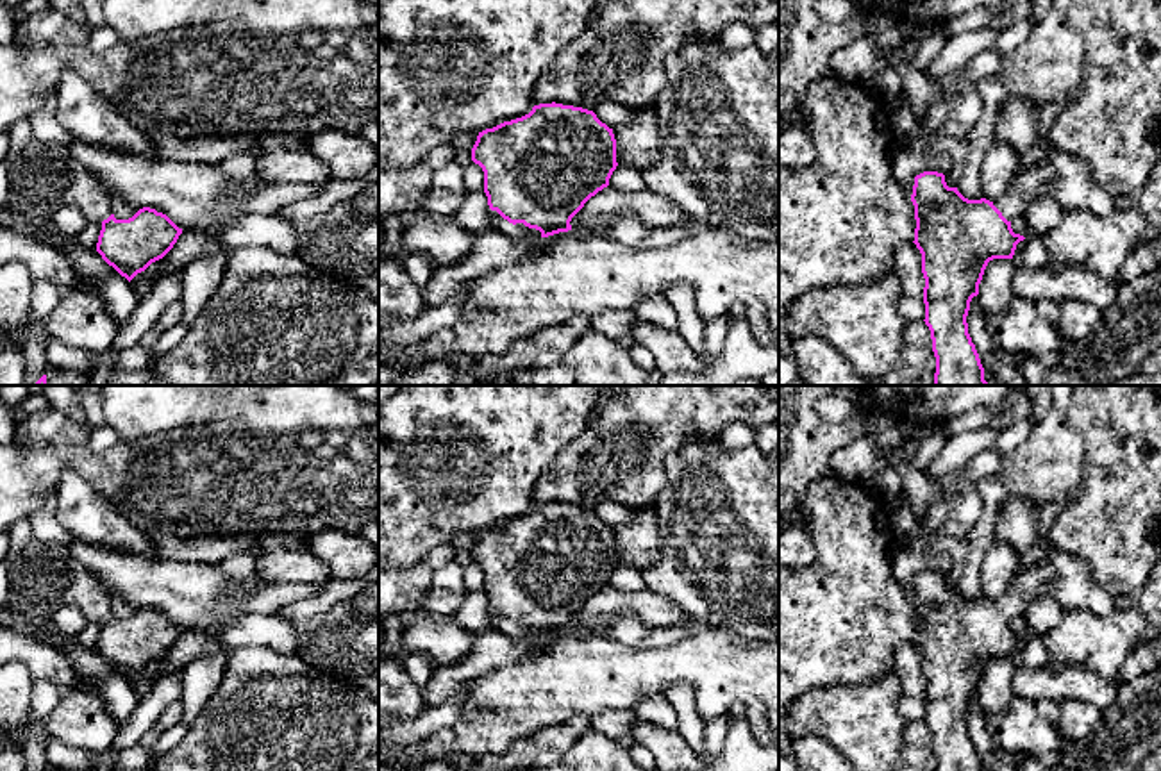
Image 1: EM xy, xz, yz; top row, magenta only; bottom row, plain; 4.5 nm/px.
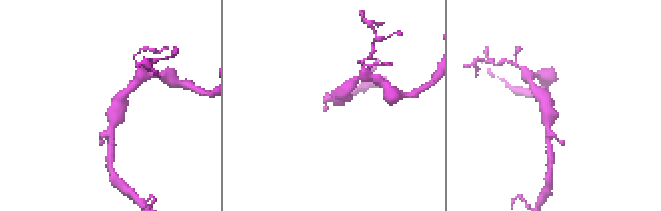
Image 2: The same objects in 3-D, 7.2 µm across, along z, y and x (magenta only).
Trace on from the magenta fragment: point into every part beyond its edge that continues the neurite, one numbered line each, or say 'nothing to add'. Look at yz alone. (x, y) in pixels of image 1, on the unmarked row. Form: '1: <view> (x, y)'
1: yz (1031, 582)

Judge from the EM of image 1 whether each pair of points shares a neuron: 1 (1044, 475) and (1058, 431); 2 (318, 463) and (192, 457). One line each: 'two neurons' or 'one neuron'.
1: one neuron
2: one neuron

